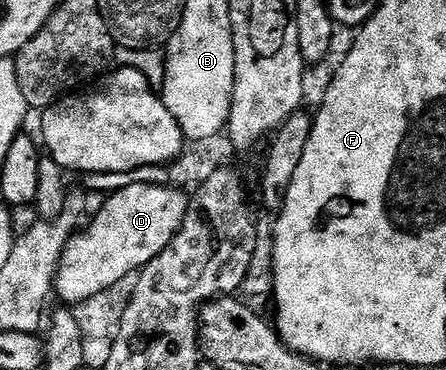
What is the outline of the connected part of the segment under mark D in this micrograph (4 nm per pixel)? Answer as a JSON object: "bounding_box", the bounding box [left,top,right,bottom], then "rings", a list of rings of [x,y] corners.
{"bounding_box":[53,183,189,304],"rings":[[[139,183],[121,188],[106,199],[88,230],[72,234],[55,274],[53,290],[60,303],[80,304],[98,297],[129,272],[142,270],[167,247],[181,228],[189,201],[182,189],[172,186]]]}

